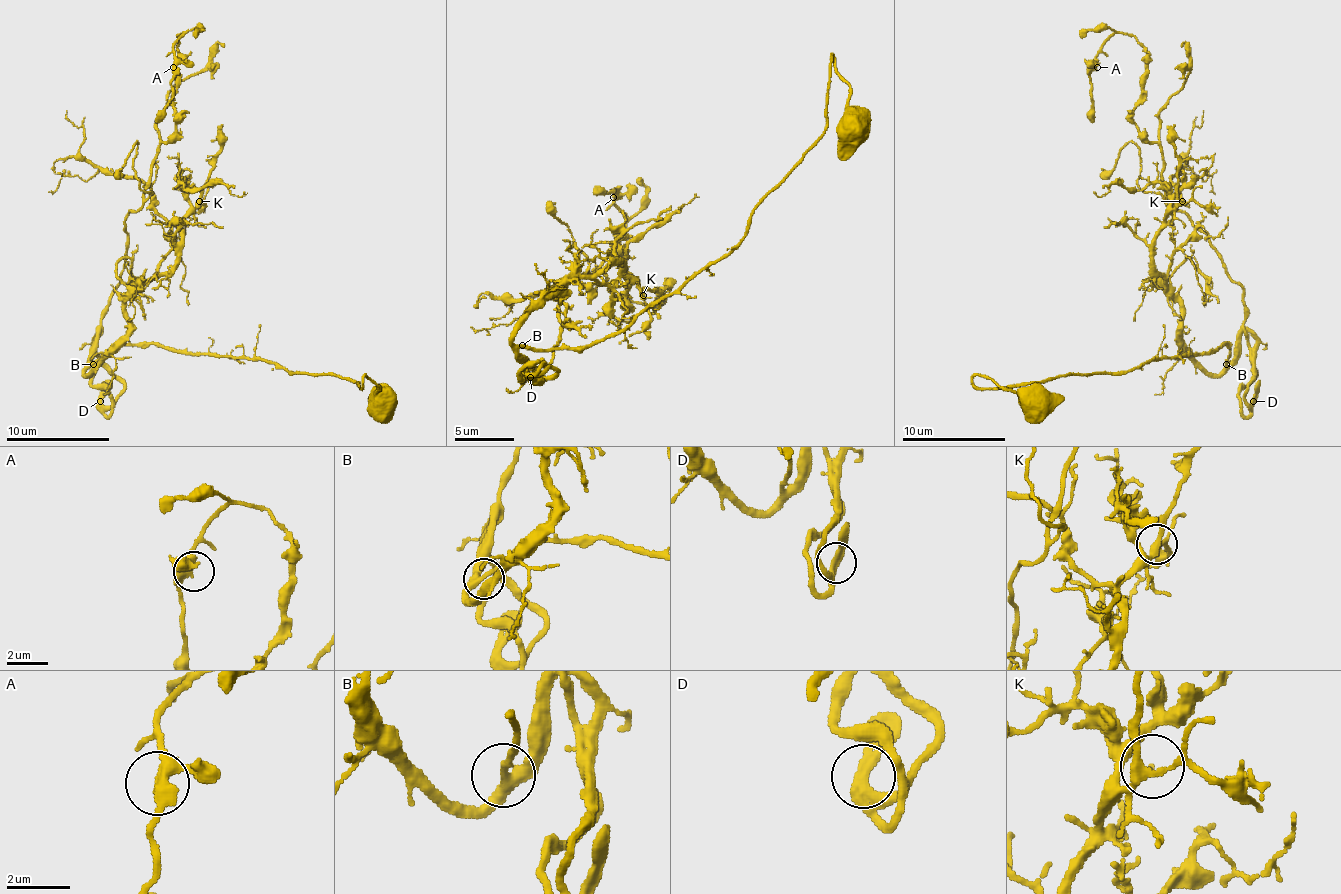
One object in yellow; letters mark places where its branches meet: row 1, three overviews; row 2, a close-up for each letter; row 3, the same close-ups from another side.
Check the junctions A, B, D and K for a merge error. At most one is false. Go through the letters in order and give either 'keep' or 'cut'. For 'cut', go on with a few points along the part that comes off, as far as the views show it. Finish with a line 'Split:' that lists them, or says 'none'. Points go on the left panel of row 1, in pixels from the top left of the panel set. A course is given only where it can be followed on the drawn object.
A: keep
B: keep
D: keep
K: keep
Split: none

